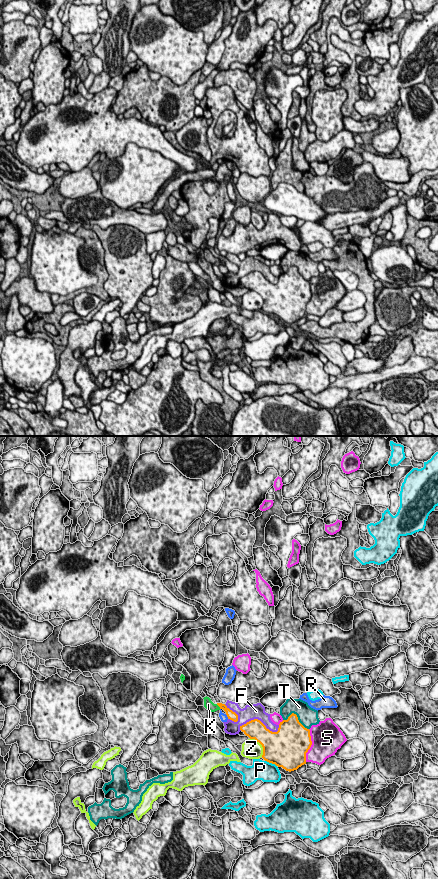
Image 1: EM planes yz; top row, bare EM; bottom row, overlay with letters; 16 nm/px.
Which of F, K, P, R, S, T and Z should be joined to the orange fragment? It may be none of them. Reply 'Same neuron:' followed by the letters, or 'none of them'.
Same neuron: none of them

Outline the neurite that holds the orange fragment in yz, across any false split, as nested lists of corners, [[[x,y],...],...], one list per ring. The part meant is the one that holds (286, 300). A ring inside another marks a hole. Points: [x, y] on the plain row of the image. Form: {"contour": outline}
{"contour": [[[296,266],[280,274],[277,284],[267,281],[258,271],[240,278],[240,282],[262,297],[265,313],[289,324],[306,316],[306,305],[312,297],[310,282],[299,274]]]}

